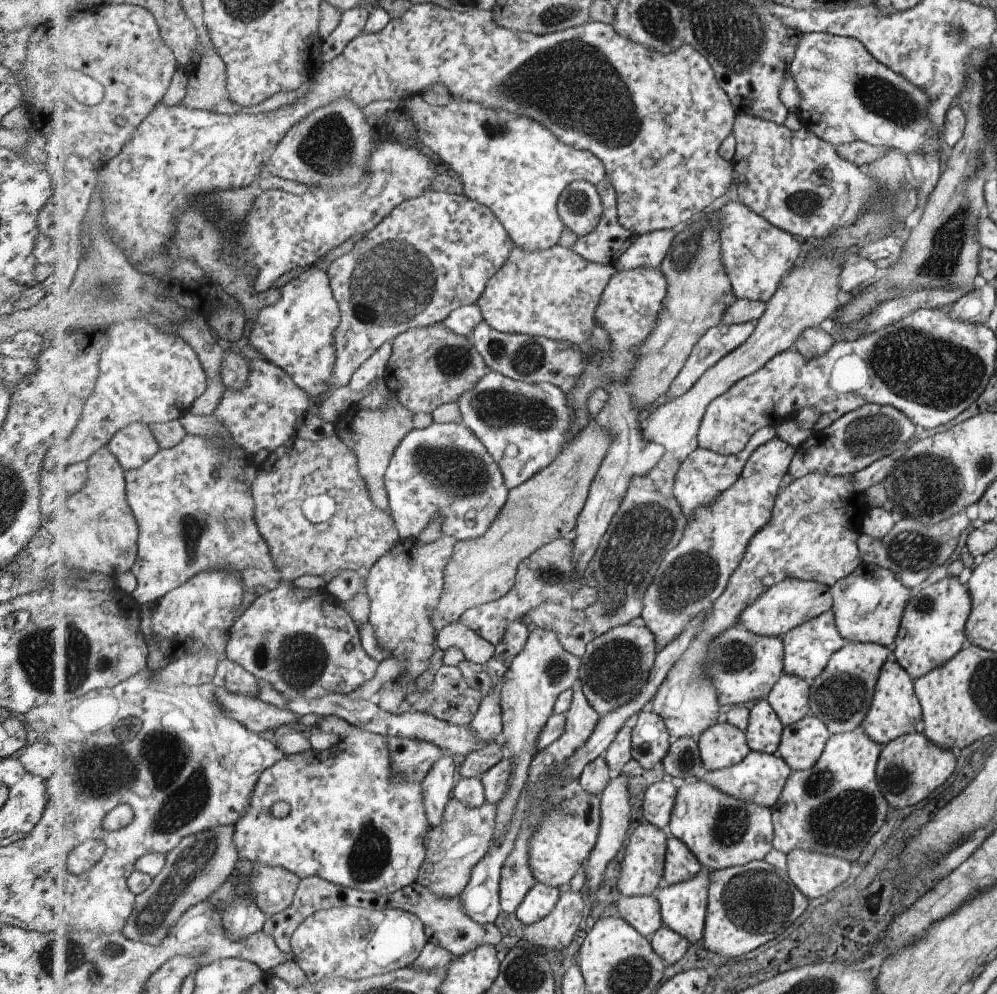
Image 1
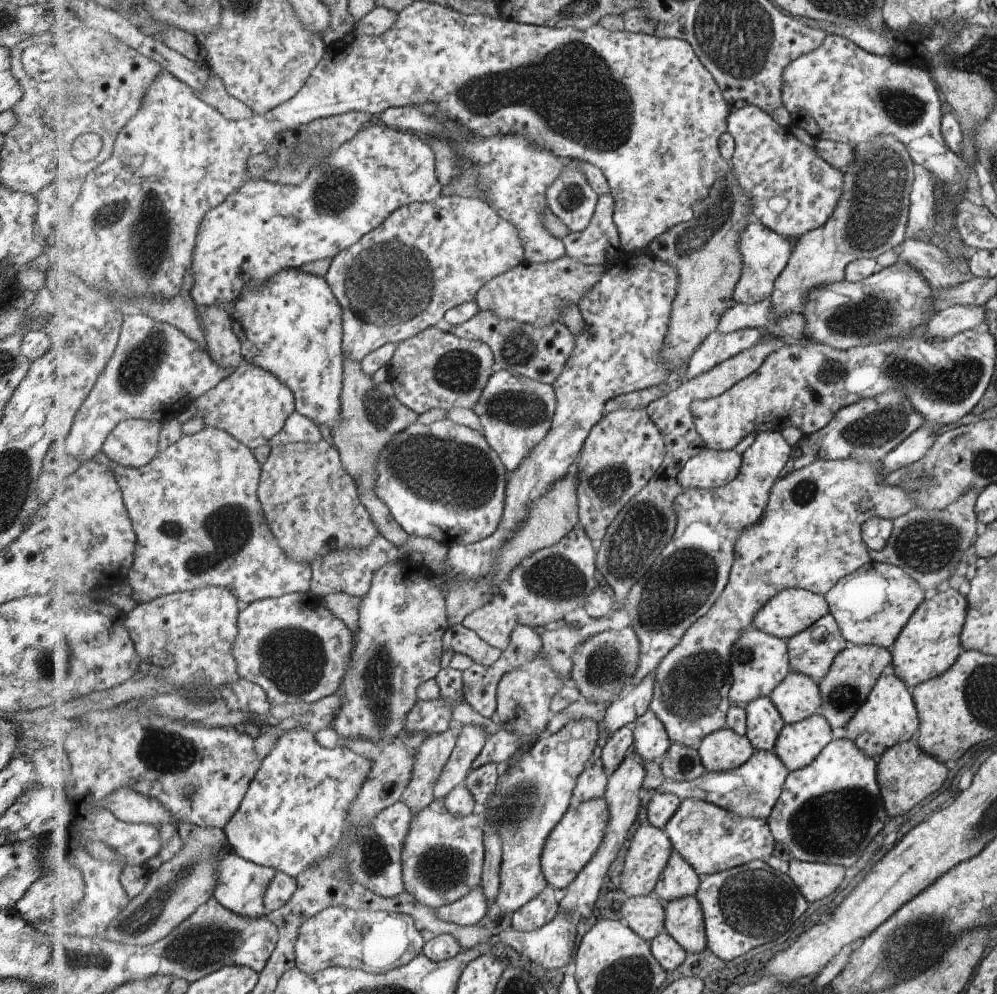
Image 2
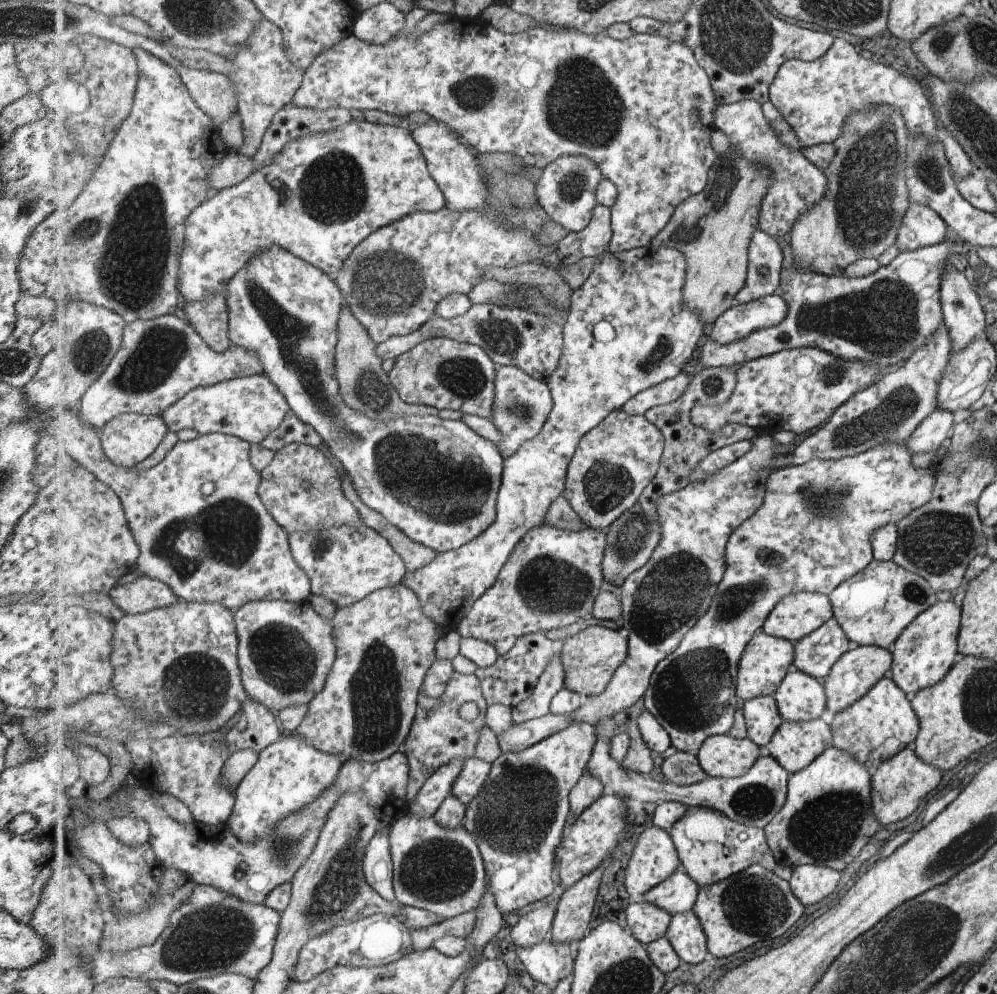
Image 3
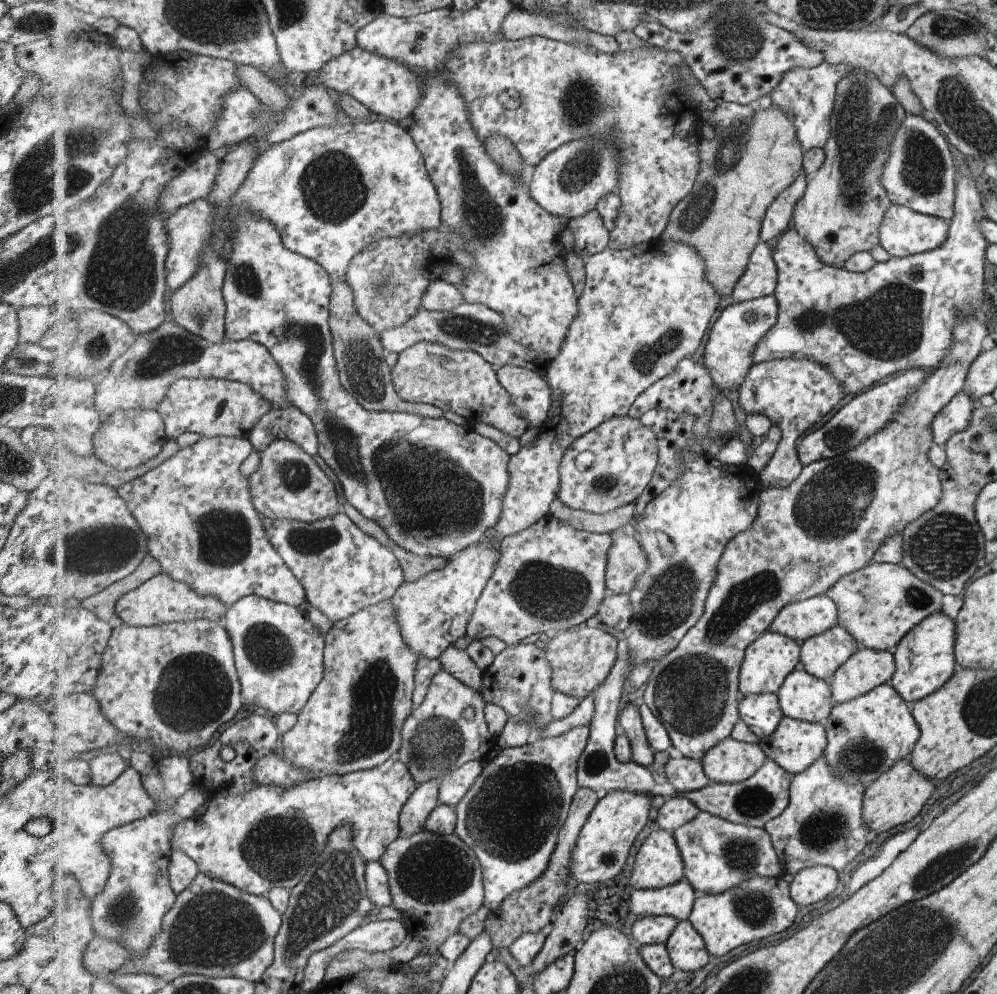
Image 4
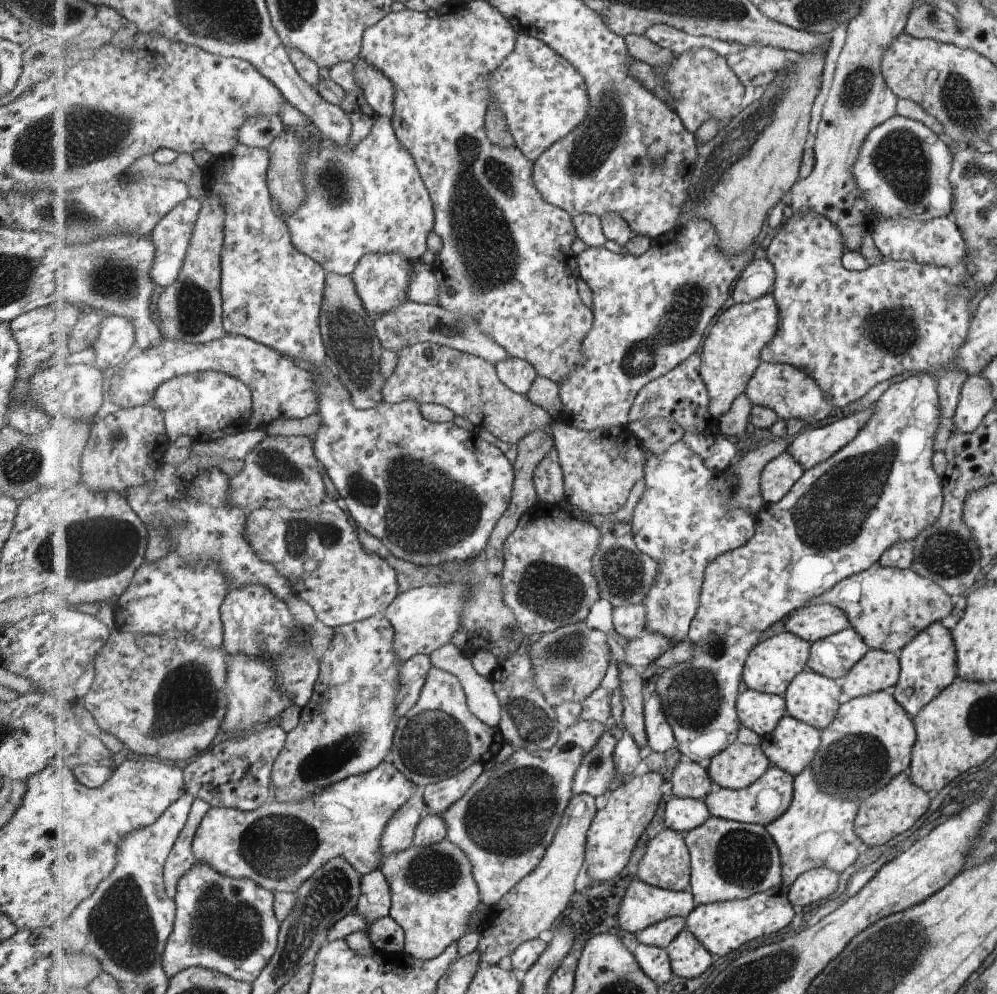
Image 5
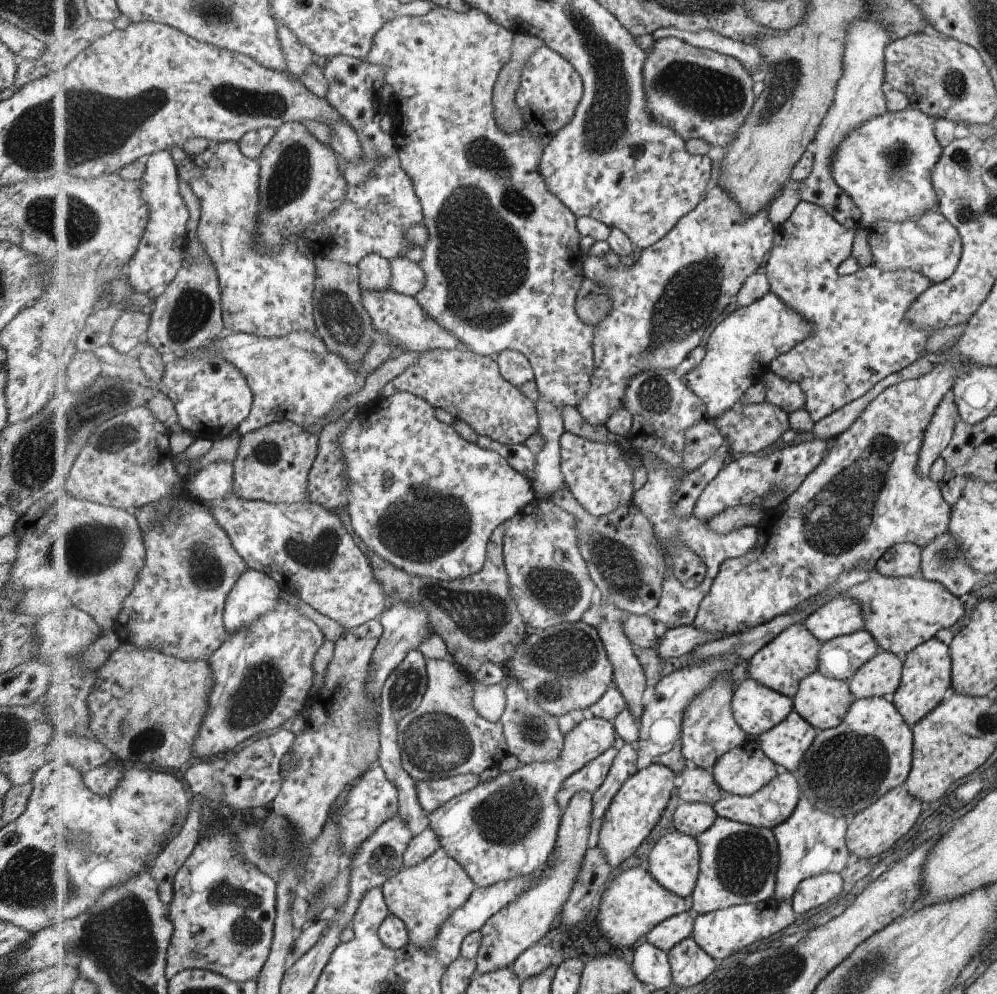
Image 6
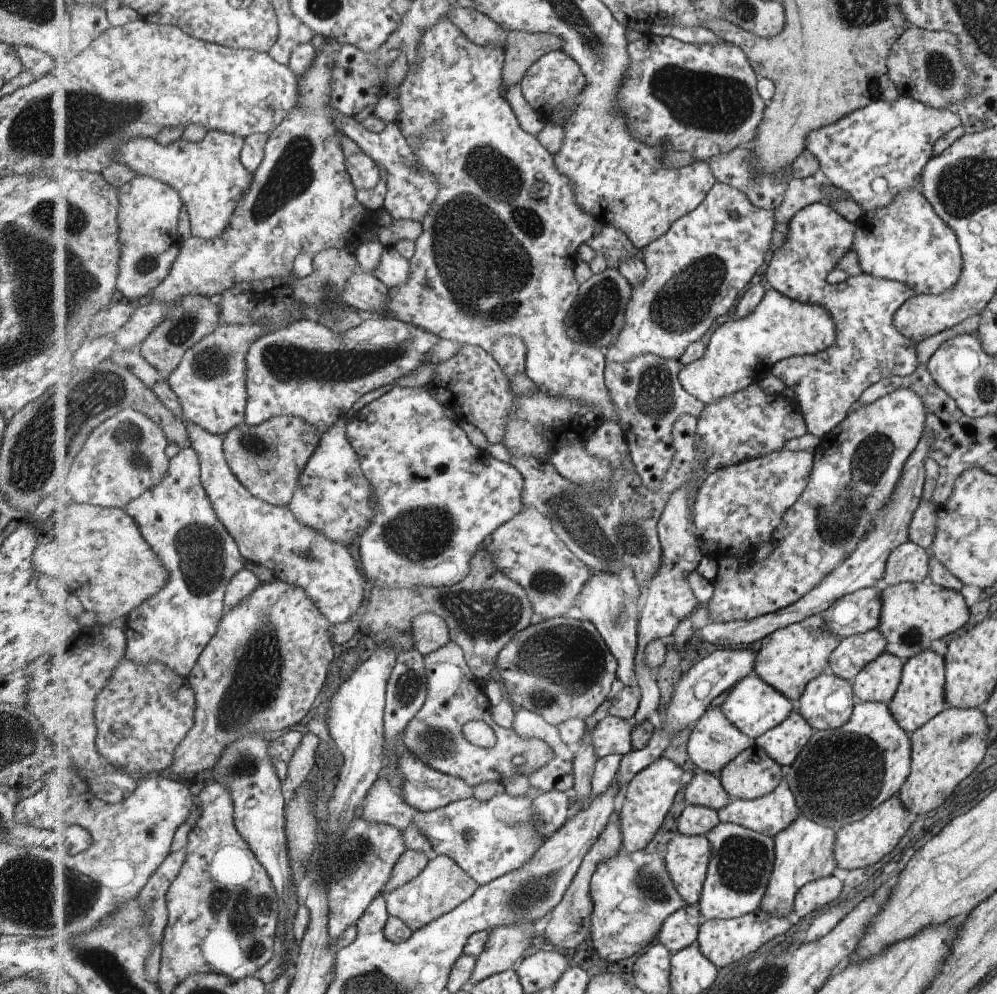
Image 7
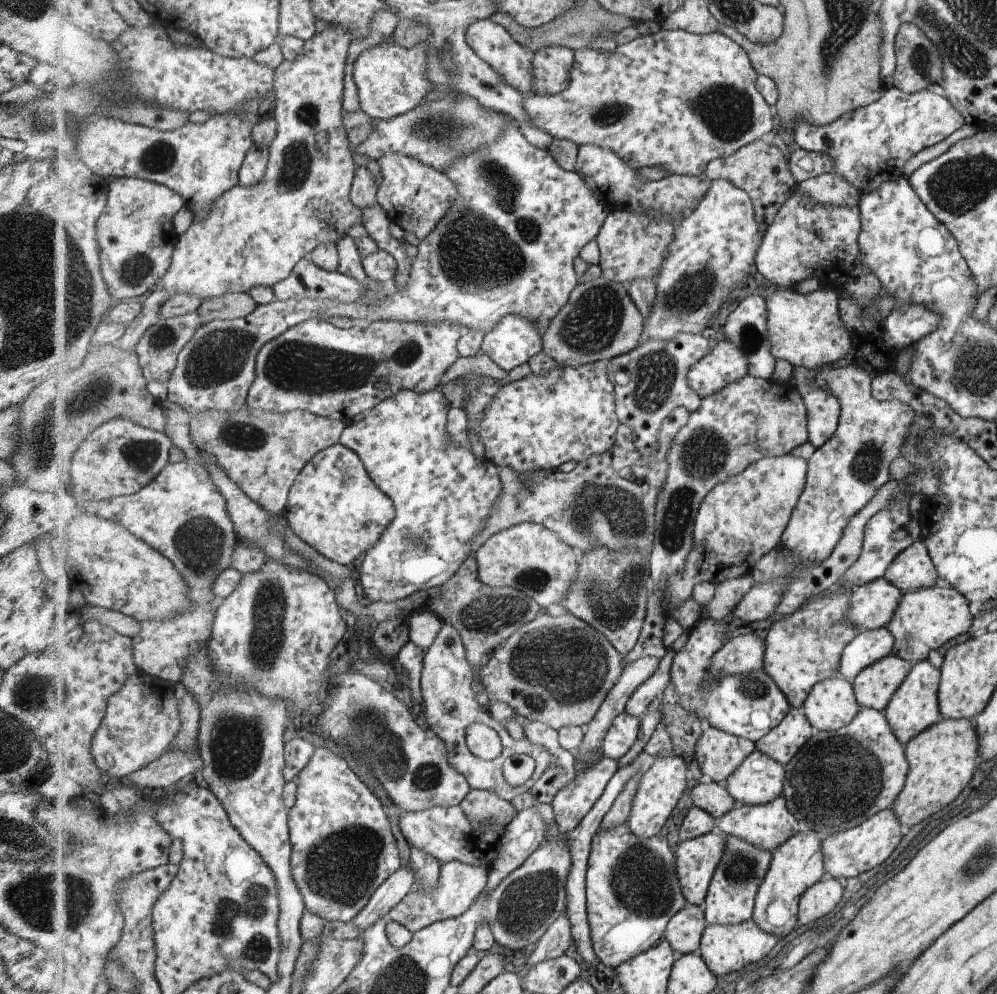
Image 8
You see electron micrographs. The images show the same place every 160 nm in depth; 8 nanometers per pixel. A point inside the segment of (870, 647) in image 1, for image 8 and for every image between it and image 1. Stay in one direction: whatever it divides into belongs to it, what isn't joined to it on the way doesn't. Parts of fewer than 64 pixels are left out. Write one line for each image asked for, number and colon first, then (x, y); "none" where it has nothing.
2: (856, 671)
3: (859, 670)
4: (867, 669)
5: (879, 669)
6: (881, 676)
7: (878, 682)
8: (875, 687)

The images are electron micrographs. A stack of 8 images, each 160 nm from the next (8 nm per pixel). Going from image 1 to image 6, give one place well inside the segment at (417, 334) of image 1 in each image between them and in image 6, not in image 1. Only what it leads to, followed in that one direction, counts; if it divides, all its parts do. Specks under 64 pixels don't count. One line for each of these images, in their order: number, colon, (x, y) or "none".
2: (436, 369)
3: (445, 373)
4: (462, 381)
5: (468, 384)
6: (470, 386)

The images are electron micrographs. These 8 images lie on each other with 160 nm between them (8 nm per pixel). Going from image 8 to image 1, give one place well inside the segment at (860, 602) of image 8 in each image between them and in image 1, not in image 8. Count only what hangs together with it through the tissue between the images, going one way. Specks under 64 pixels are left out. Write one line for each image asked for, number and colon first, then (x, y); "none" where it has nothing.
1: (793, 602)
2: (792, 611)
3: (799, 614)
4: (805, 620)
5: (815, 622)
6: (841, 616)
7: (859, 612)

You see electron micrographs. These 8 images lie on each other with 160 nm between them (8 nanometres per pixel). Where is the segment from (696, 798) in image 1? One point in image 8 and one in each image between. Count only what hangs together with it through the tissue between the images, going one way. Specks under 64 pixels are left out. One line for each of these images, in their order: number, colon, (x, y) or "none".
2: (712, 839)
3: (712, 847)
4: (720, 855)
5: (731, 860)
6: (739, 862)
7: (740, 870)
8: (731, 900)

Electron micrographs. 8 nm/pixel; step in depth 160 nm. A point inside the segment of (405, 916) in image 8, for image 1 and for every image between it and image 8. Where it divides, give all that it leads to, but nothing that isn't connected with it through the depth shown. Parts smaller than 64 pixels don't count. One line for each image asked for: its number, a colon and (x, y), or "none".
1: (467, 833)
2: (444, 859)
3: (441, 870)
4: (437, 881)
5: (434, 892)
6: (424, 896)
7: (444, 885)

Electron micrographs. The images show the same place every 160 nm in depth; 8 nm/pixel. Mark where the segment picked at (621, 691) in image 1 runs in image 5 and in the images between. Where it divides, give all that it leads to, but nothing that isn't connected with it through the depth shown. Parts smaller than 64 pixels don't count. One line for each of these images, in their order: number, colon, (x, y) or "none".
2: (606, 663)
3: (590, 658)
4: (581, 660)
5: (571, 663)

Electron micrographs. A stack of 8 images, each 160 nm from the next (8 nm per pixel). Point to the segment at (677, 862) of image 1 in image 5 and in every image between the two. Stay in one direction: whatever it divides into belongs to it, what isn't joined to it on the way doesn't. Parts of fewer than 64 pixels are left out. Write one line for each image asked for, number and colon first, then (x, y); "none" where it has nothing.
2: (679, 880)
3: (678, 894)
4: (678, 900)
5: (643, 904)

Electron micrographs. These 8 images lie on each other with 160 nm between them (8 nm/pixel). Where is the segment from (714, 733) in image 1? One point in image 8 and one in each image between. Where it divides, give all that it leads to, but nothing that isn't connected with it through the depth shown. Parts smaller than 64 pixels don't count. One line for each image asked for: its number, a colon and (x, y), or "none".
2: (723, 750)
3: (723, 756)
4: (731, 761)
5: (739, 766)
6: (745, 770)
7: (753, 774)
8: (760, 780)

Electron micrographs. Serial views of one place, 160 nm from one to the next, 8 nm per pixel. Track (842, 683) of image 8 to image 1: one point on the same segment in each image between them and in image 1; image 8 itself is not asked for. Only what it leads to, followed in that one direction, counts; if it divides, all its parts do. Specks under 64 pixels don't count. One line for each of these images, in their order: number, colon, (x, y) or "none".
1: (790, 697)
2: (798, 697)
3: (801, 697)
4: (803, 696)
5: (815, 699)
6: (824, 701)
7: (829, 701)

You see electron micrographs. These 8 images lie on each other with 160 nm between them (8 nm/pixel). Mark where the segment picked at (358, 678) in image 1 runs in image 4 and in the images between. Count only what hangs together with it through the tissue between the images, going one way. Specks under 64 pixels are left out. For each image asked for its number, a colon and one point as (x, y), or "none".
2: (297, 650)
3: (287, 650)
4: (279, 653)

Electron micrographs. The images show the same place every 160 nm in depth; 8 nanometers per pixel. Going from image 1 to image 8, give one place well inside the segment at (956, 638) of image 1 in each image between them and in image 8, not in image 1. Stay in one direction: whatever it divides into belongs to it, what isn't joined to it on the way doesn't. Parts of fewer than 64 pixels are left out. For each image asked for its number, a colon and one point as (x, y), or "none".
2: (930, 642)
3: (927, 648)
4: (925, 656)
5: (928, 665)
6: (926, 670)
7: (921, 694)
8: (914, 707)

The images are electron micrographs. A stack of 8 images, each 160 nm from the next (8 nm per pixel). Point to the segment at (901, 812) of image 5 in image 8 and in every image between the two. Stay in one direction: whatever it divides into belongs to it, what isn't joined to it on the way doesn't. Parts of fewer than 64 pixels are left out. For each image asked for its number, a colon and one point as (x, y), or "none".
6: (874, 831)
7: (863, 843)
8: (850, 853)

